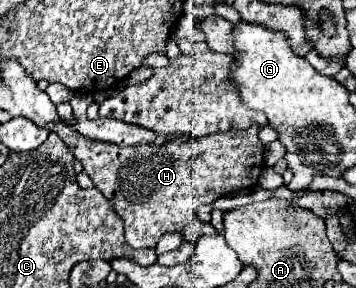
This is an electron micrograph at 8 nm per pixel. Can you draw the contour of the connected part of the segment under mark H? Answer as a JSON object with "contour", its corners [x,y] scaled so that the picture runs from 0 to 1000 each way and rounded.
{"contour":[[[183,424],[138,431],[132,438],[143,458],[166,465],[166,479],[188,500],[188,514],[205,528],[205,542],[233,569],[233,597],[261,625],[267,653],[289,667],[301,694],[312,694],[323,736],[351,778],[351,840],[368,861],[419,861],[435,854],[441,833],[463,806],[492,806],[514,799],[531,771],[548,764],[553,722],[565,708],[593,708],[610,688],[711,653],[728,625],[733,604],[733,563],[739,563],[739,521],[744,507],[728,493],[722,458],[728,444],[694,444],[694,451],[649,451],[649,458],[621,458],[621,465],[593,465],[593,472],[548,472],[542,486],[525,493],[480,493],[463,507],[317,507],[306,493],[272,493],[250,486],[216,451]]]}

